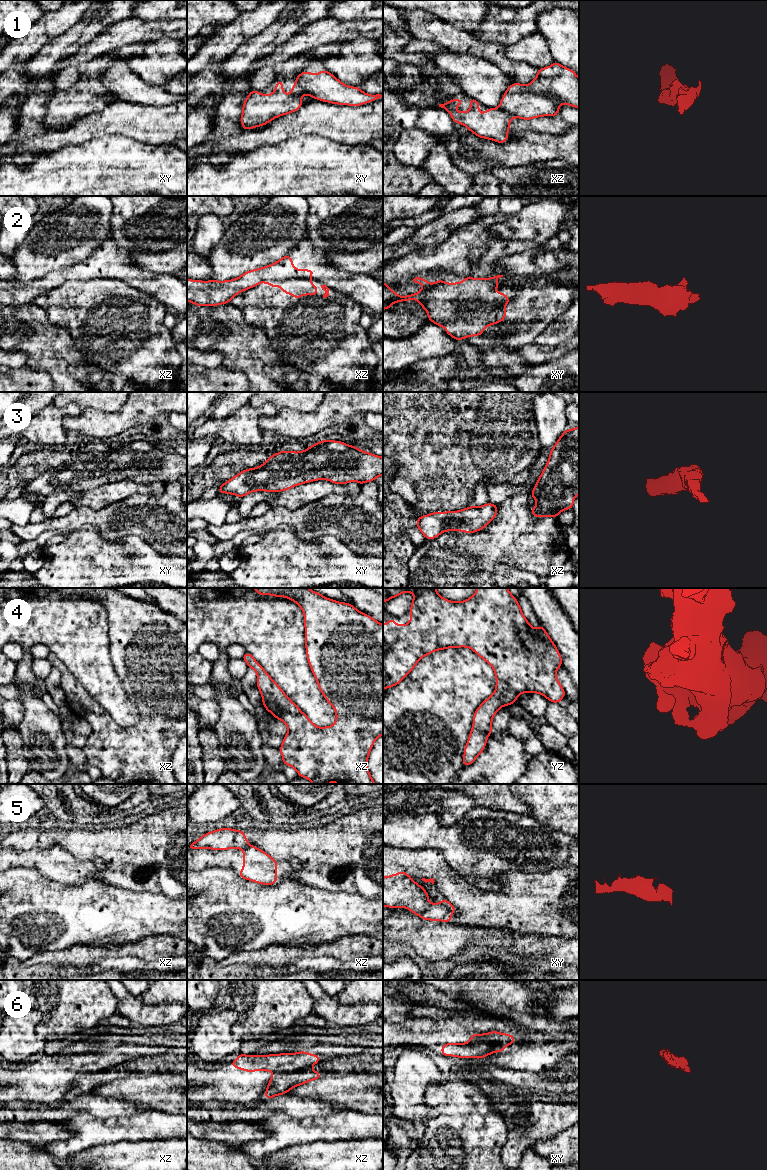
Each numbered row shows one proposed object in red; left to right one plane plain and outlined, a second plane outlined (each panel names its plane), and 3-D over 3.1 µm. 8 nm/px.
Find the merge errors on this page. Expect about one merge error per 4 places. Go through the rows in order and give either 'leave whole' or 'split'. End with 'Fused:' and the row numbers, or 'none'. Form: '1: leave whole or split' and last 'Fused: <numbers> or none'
1: split
2: split
3: leave whole
4: leave whole
5: split
6: split
Fused: 1, 2, 5, 6

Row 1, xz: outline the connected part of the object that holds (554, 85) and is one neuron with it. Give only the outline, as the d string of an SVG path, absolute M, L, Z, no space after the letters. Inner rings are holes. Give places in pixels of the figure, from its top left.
M554 62L549 67L538 69L537 77L528 85L509 85L499 109L512 117L530 120L541 116L557 116L561 104L579 108L579 78L573 70Z

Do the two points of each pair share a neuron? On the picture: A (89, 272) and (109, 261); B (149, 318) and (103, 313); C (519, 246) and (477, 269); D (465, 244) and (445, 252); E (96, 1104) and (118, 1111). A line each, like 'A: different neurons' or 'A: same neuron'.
A: same neuron
B: same neuron
C: same neuron
D: same neuron
E: same neuron

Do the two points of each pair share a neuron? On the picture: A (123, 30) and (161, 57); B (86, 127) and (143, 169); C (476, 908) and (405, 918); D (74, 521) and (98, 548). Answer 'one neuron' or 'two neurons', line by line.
A: two neurons
B: two neurons
C: two neurons
D: two neurons

